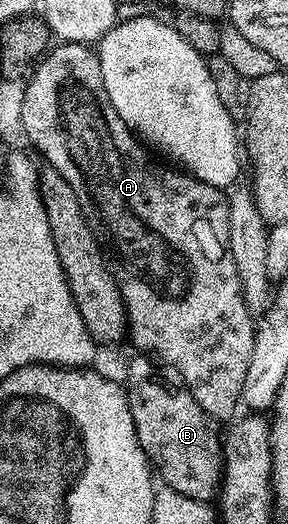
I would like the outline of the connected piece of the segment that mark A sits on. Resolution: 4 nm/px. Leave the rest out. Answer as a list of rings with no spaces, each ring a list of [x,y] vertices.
[[[60,42],[58,45],[52,46],[35,64],[25,86],[27,88],[23,91],[23,104],[19,107],[19,123],[23,126],[28,141],[47,158],[45,160],[46,166],[61,173],[61,177],[65,177],[65,181],[69,181],[73,193],[77,193],[77,201],[82,205],[83,216],[91,224],[95,234],[99,236],[102,246],[112,256],[115,254],[119,258],[116,263],[114,260],[113,274],[123,298],[123,306],[127,309],[130,342],[133,341],[137,346],[152,351],[152,353],[147,352],[152,356],[160,355],[172,367],[170,370],[186,385],[189,393],[193,393],[197,405],[201,405],[201,409],[205,409],[205,413],[211,419],[222,421],[222,419],[228,418],[227,420],[230,420],[232,418],[230,415],[235,410],[240,410],[241,407],[245,373],[249,373],[249,357],[253,357],[253,341],[255,340],[257,323],[251,311],[246,307],[241,278],[237,275],[233,254],[230,252],[228,196],[220,188],[195,179],[182,170],[170,171],[169,168],[162,167],[161,164],[151,160],[150,153],[152,154],[152,152],[140,142],[134,131],[128,129],[125,121],[121,121],[117,109],[113,109],[113,105],[109,101],[109,93],[105,89],[105,77],[101,77],[98,54],[88,44]]]

